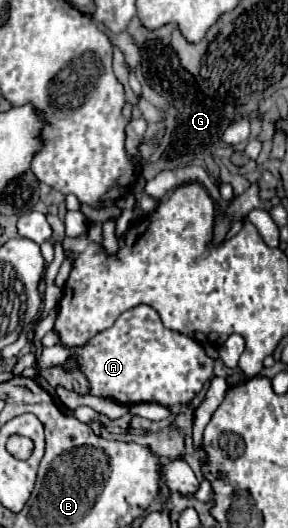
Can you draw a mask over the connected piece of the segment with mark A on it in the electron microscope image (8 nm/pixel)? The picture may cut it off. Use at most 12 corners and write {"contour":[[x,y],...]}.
{"contour":[[147,305],[81,347],[91,395],[121,405],[187,405],[213,379],[193,337]]}

